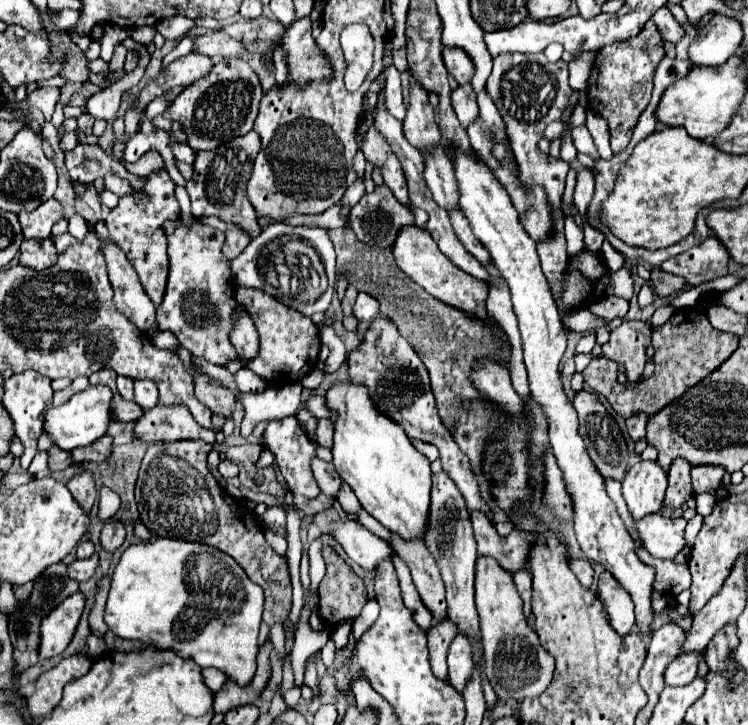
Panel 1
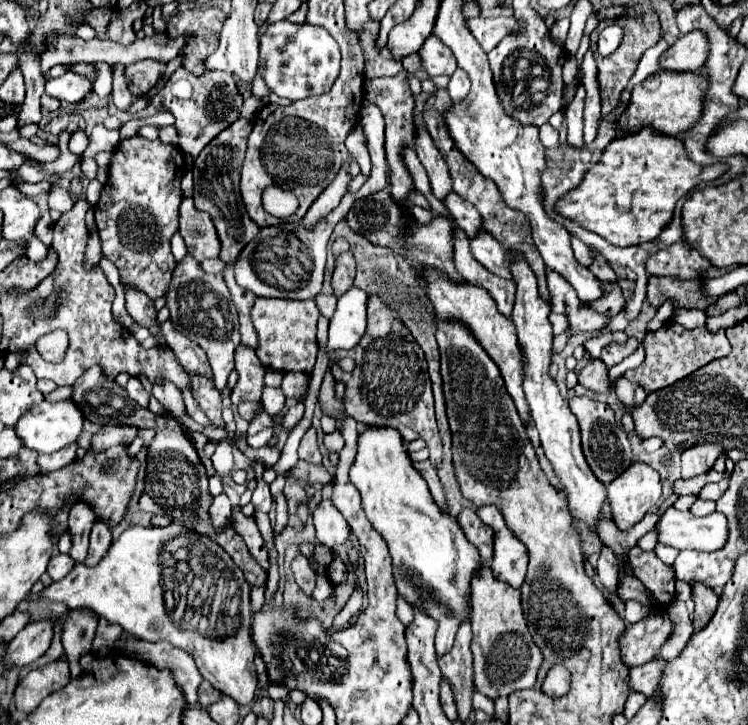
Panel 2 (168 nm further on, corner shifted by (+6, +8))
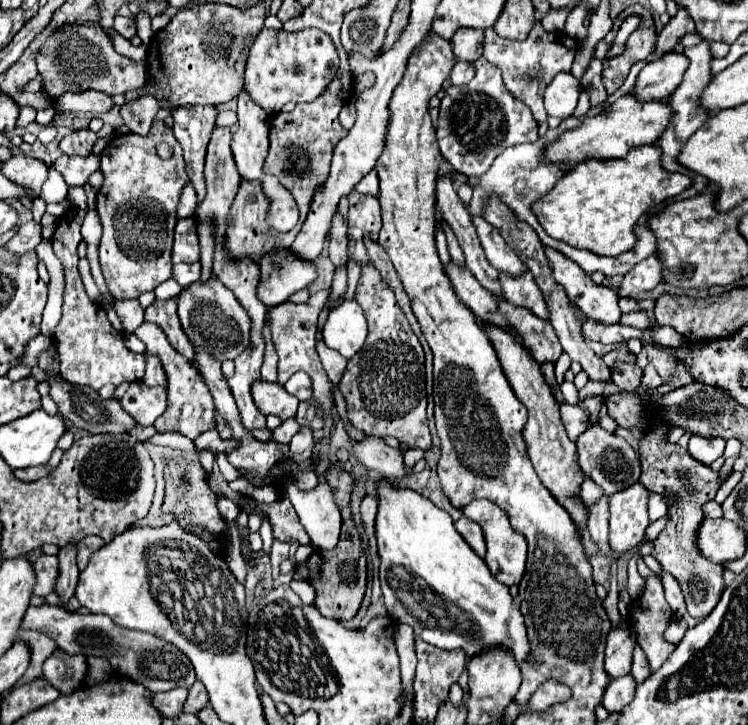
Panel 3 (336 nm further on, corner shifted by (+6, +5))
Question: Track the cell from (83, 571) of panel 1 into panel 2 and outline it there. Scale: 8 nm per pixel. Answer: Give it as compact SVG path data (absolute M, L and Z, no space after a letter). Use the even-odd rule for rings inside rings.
M56 554L50 558L48 574L52 580L62 580L74 568L74 564L76 562L70 558L70 554Z

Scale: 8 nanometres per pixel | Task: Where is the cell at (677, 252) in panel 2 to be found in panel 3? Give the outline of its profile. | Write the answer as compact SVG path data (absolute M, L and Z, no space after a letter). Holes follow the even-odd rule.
M652 255L650 259L644 259L636 267L632 267L618 287L620 297L636 297L640 291L650 291L658 283L662 283L662 263L658 263L658 257Z

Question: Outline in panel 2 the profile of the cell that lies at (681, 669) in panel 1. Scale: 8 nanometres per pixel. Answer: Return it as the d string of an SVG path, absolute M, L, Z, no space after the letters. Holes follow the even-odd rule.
M652 660L652 662L646 662L642 666L634 666L630 670L630 688L632 690L638 690L638 692L644 692L646 696L654 694L660 686L660 680L662 680L662 674L664 674L664 668L666 668L668 660Z

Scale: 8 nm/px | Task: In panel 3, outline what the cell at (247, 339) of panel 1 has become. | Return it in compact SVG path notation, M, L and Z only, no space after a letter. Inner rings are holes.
M254 383L254 403L264 415L276 415L282 421L296 417L298 399L276 383Z

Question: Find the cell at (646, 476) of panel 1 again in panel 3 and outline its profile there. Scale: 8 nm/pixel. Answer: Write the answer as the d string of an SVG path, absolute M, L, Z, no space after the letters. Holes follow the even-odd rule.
M636 483L610 497L610 549L626 553L636 549L648 527L648 491Z

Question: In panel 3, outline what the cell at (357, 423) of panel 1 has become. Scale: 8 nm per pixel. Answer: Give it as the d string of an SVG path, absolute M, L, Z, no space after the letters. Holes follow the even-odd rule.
M380 483L378 493L378 515L376 515L376 541L378 541L378 555L380 555L380 585L382 597L386 603L386 611L392 613L392 595L402 593L402 623L412 625L414 633L420 635L426 643L454 651L462 649L468 657L480 653L484 647L502 647L512 651L512 657L518 665L530 659L530 641L526 635L526 625L520 609L514 605L514 599L506 585L496 581L484 563L468 543L464 543L462 535L454 531L454 523L450 515L438 509L432 501L422 497L420 493L408 489L394 489L388 483ZM382 573L390 575L390 583L382 583Z

